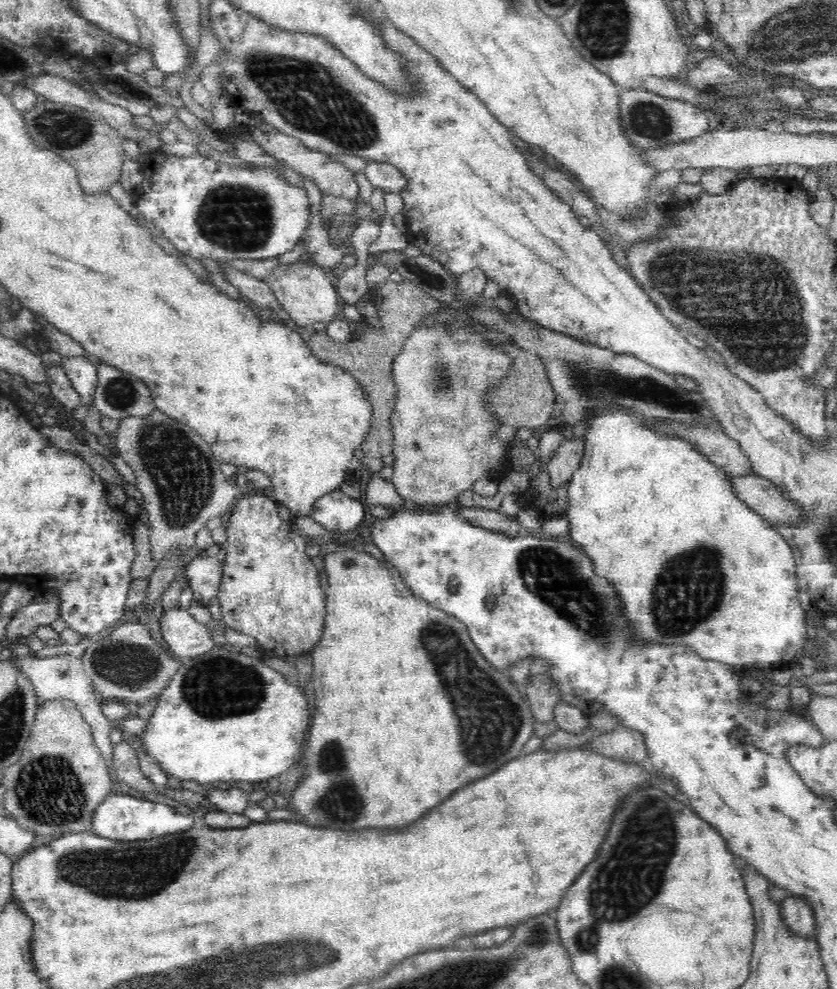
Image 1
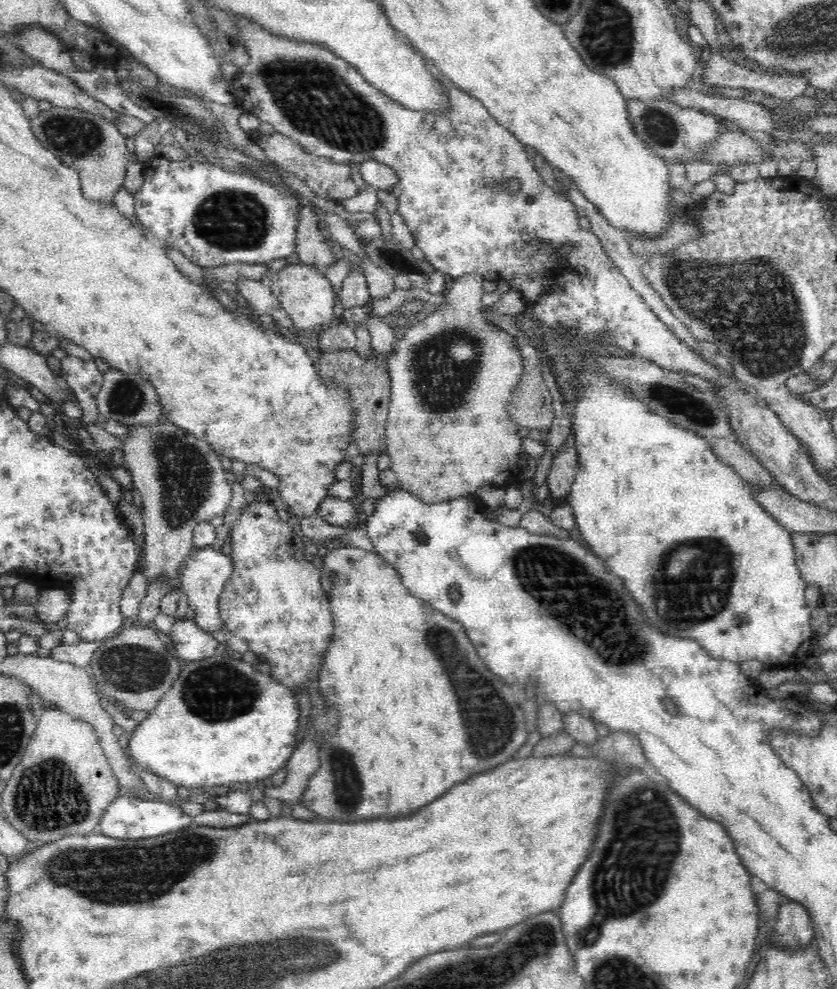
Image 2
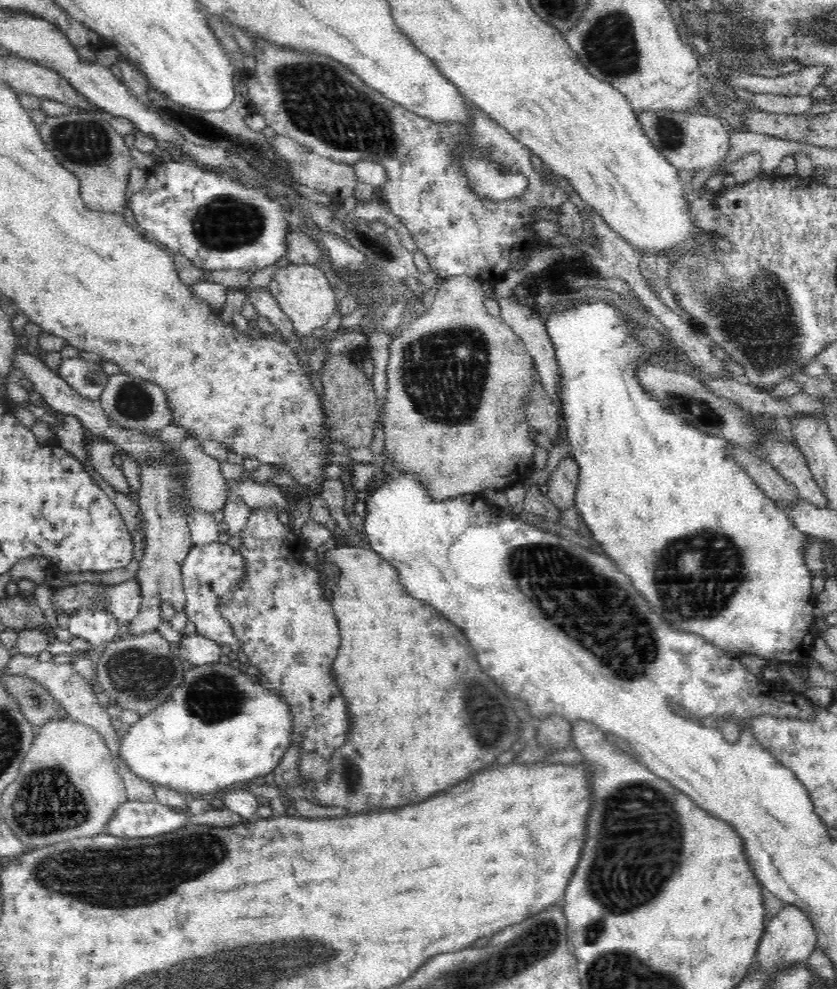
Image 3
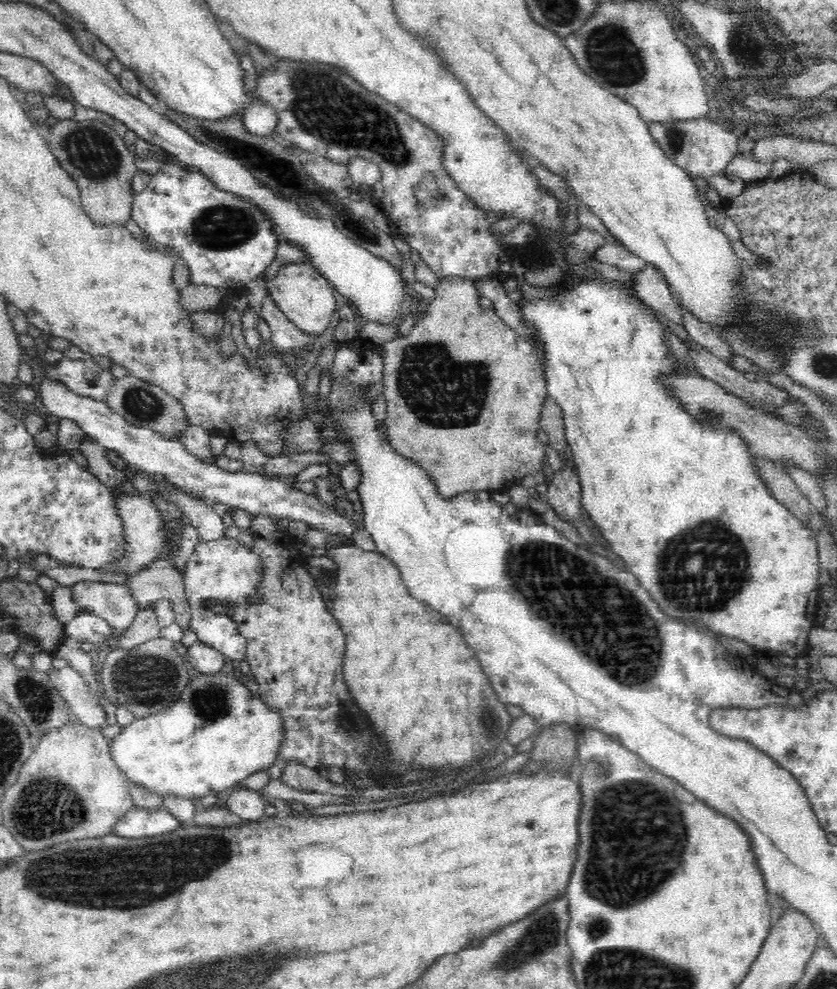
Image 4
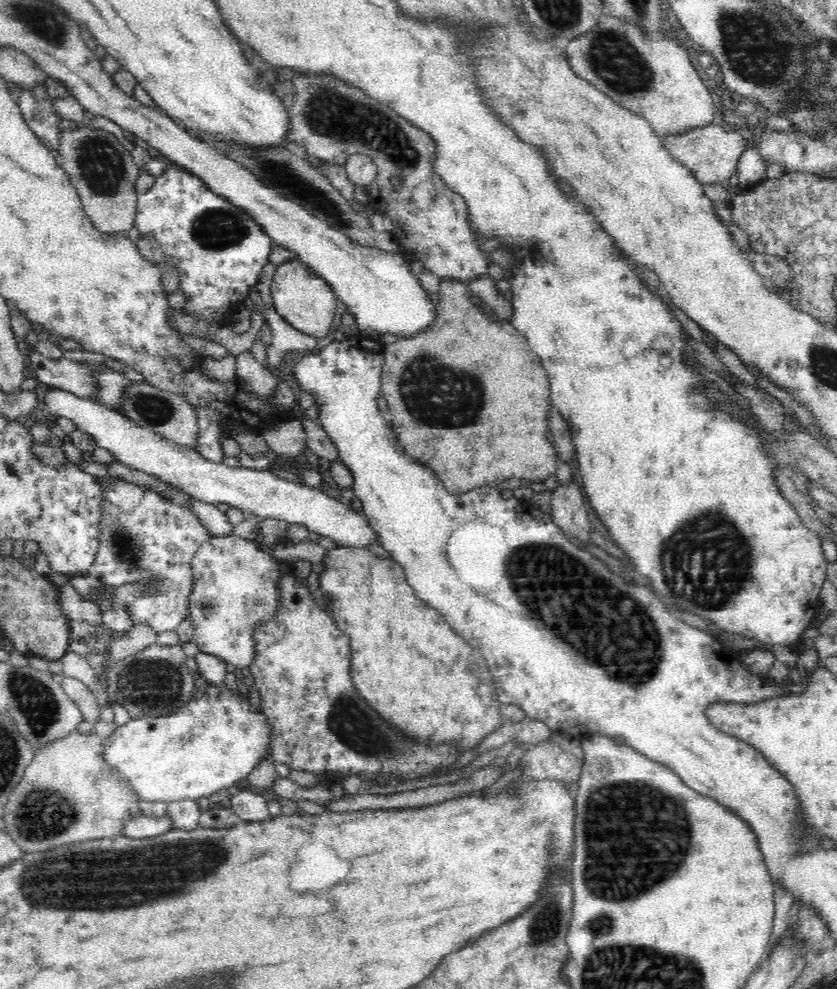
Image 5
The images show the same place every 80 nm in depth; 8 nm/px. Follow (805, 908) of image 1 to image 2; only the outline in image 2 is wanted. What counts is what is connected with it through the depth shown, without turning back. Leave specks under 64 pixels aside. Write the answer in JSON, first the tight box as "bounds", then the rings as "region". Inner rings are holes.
{"bounds":[771,900,815,949],"region":[[[782,900],[778,916],[773,922],[771,940],[784,948],[796,949],[800,945],[812,945],[815,931],[803,905],[796,901]]]}

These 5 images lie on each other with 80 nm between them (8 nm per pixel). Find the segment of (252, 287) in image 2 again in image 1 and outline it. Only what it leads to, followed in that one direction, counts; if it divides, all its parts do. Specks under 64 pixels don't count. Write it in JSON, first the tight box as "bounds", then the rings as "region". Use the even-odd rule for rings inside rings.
{"bounds":[218,261,294,324],"region":[[[228,261],[218,263],[219,267],[222,268],[221,274],[224,274],[230,280],[230,283],[240,290],[240,298],[248,298],[254,306],[258,306],[261,310],[269,308],[272,314],[276,315],[276,318],[286,324],[294,324],[291,316],[277,302],[277,296],[273,294],[266,280],[260,280],[238,271],[230,267]]]}

